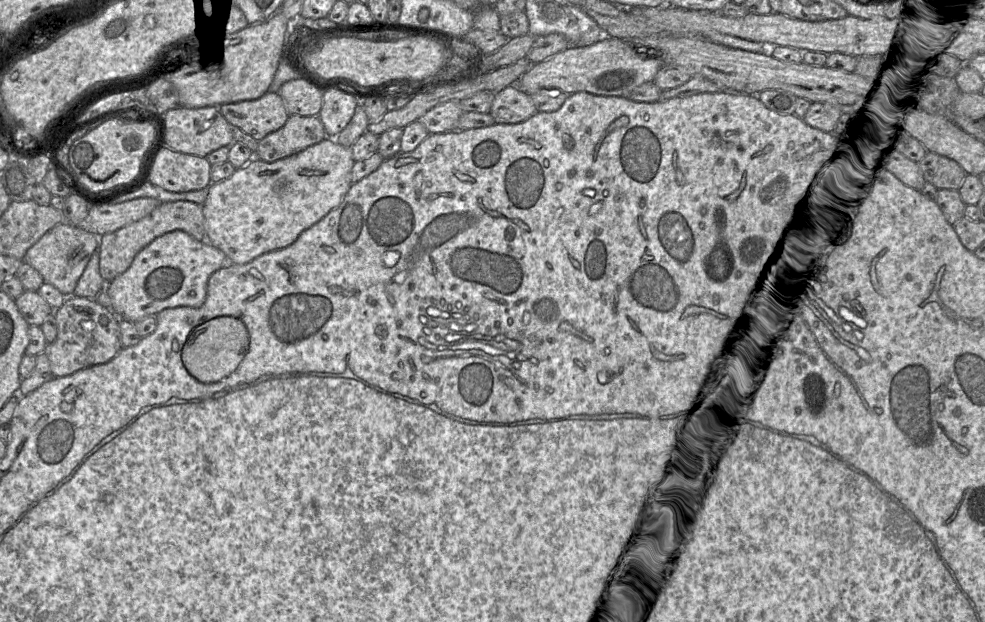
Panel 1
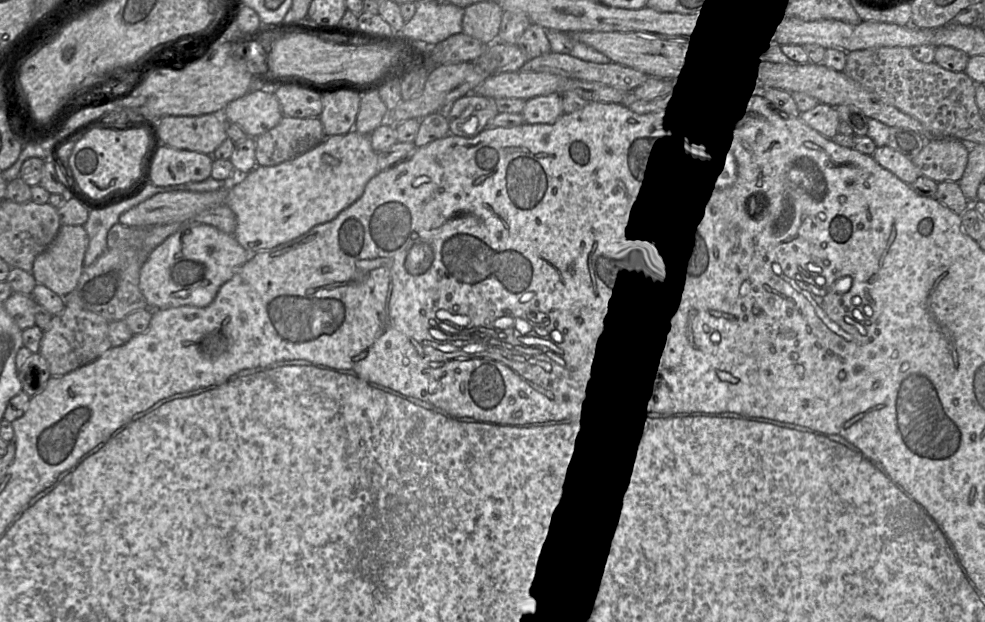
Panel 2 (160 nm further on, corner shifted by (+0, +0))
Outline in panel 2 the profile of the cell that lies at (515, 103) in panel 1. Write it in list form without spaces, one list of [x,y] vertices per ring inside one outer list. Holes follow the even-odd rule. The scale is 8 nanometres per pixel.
[[[553,93],[546,96],[536,96],[526,100],[522,116],[526,124],[554,123],[564,114],[562,94]]]

